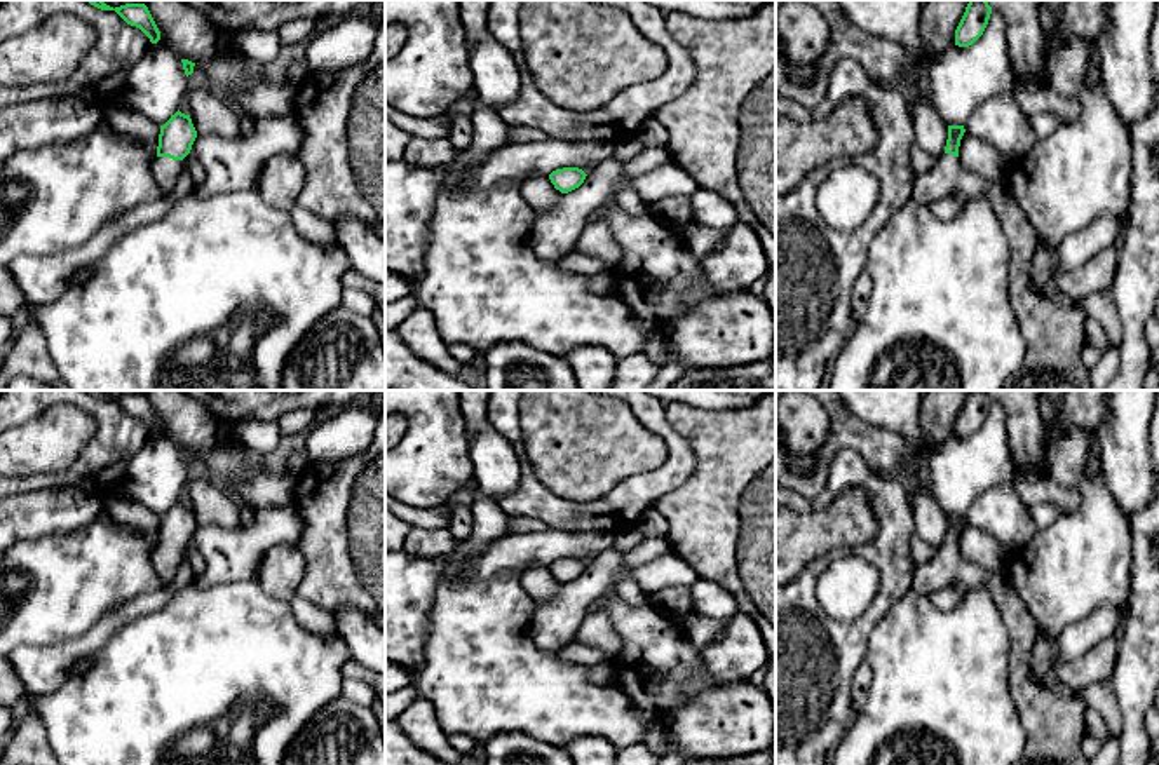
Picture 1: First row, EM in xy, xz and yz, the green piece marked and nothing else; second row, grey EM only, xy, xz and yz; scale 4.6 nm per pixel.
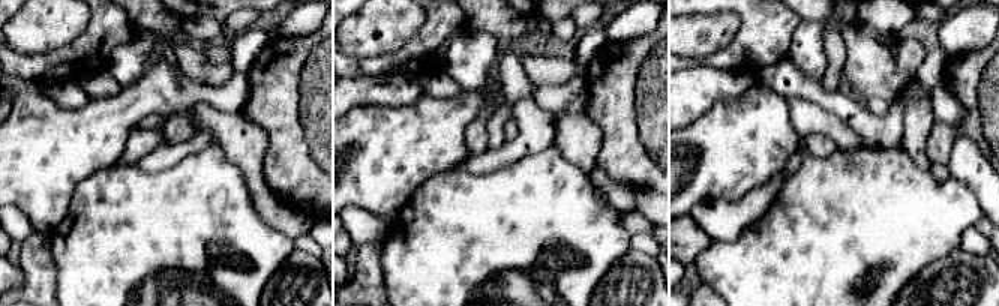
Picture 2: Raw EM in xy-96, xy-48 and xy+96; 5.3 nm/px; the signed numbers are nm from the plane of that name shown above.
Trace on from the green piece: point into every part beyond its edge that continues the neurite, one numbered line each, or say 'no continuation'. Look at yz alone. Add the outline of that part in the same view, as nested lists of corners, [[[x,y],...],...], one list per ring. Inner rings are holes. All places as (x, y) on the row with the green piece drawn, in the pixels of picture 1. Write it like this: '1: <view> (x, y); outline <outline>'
1: yz (1055, 335); outline [[[943,153],[938,162],[915,178],[912,199],[920,206],[959,193],[962,199],[986,195],[1011,249],[1011,296],[1018,315],[1021,333],[1028,350],[1021,369],[1007,380],[1002,390],[1093,390],[1089,369],[1081,359],[1086,345],[1084,322],[1086,314],[1077,307],[1060,307],[1042,298],[1030,277],[1030,261],[1035,254],[1037,234],[1020,207],[1014,195],[1004,183],[988,183],[979,174],[967,171],[959,157]]]

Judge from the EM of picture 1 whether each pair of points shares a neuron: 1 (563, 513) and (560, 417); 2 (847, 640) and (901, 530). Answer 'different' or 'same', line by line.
1: different
2: same

